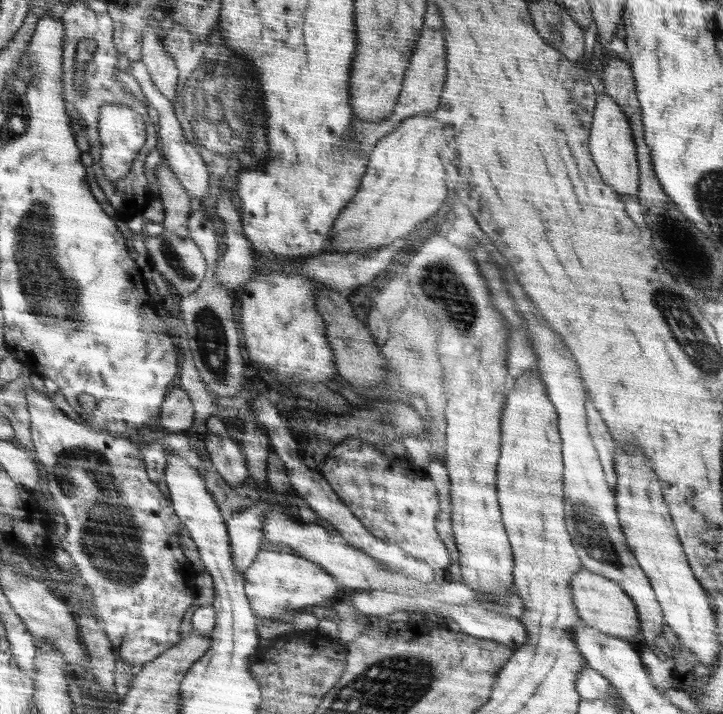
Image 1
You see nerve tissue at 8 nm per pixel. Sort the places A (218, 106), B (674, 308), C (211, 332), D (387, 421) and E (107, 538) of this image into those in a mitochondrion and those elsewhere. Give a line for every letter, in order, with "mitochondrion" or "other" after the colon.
A: mitochondrion
B: mitochondrion
C: mitochondrion
D: mitochondrion
E: mitochondrion

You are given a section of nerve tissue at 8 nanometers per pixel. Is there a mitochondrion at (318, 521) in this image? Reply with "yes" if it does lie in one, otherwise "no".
no

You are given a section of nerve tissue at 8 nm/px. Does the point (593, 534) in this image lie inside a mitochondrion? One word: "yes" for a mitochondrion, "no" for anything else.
yes

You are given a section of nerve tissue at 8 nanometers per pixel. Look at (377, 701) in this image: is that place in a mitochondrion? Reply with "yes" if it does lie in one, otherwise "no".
yes

